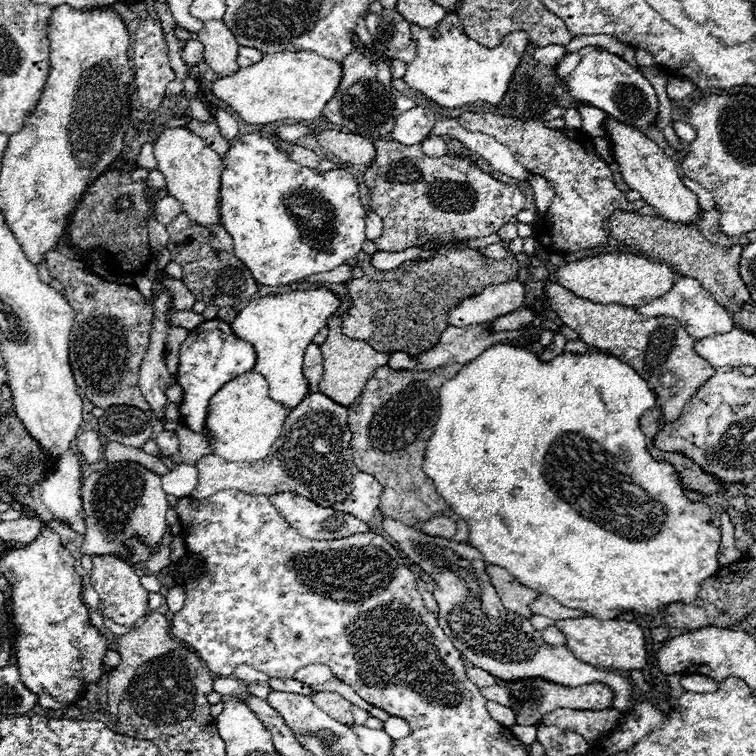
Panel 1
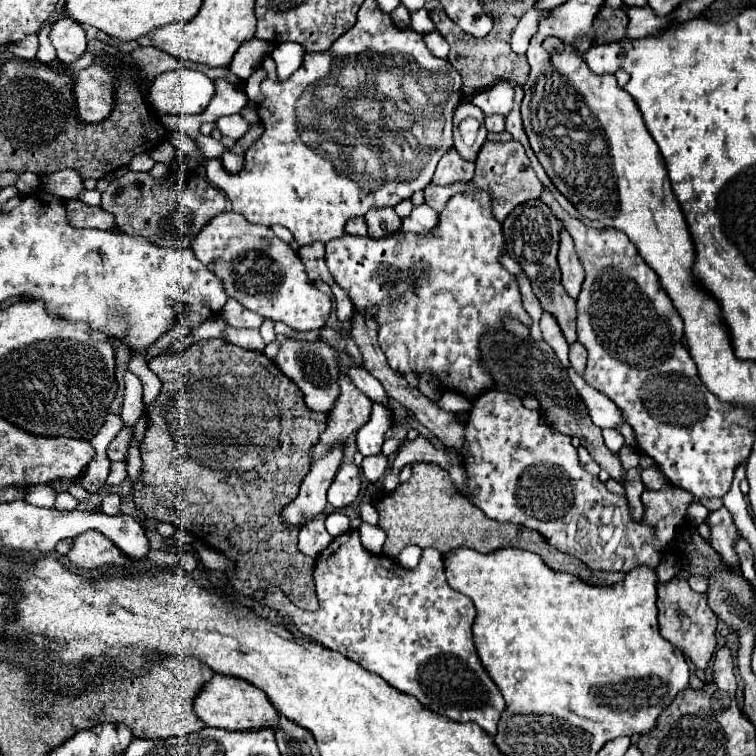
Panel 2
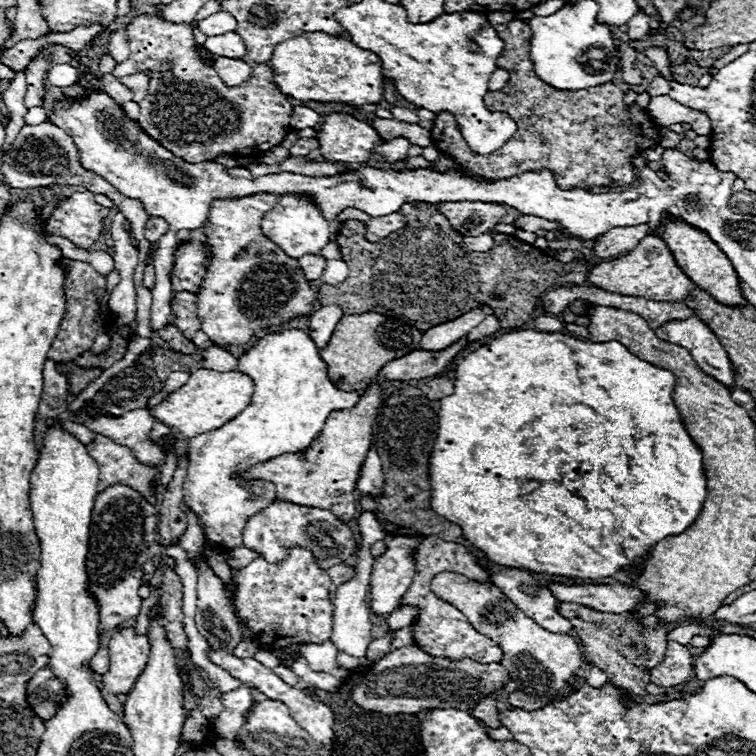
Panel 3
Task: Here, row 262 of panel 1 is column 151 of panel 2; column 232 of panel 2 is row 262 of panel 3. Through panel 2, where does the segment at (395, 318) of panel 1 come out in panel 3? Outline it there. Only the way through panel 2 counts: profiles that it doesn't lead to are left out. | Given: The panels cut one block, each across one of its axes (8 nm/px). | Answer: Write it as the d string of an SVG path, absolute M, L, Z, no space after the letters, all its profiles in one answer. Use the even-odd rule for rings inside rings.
M402 204L400 212L406 216L406 228L404 234L390 234L382 238L380 242L368 242L364 232L366 224L360 220L346 220L342 222L342 228L336 236L336 244L340 246L342 260L350 268L350 276L336 286L326 286L320 288L316 298L322 306L328 304L340 304L344 314L360 314L360 312L376 312L376 314L386 314L392 318L406 320L418 330L428 330L436 324L454 320L468 310L480 308L480 306L490 306L496 316L500 316L500 326L502 328L518 328L526 324L530 314L534 312L534 306L538 298L546 290L554 290L560 286L580 286L588 278L588 264L580 258L574 262L562 264L554 256L548 256L540 248L534 248L530 244L524 244L516 240L514 236L508 234L498 234L494 246L490 252L476 254L470 252L462 246L462 236L454 232L450 222L438 212L434 204ZM412 232L412 234L408 234ZM434 292L446 298L434 298Z

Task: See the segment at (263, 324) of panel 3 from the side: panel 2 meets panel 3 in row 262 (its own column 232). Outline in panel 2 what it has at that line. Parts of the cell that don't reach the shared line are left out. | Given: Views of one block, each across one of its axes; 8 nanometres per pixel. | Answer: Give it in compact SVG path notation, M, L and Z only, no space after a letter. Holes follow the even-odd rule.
M222 212L202 228L192 250L196 258L222 280L228 298L238 300L244 308L264 318L284 322L294 330L316 330L322 328L332 314L330 296L310 282L298 254L290 244L282 242L270 226L246 222L242 214Z

